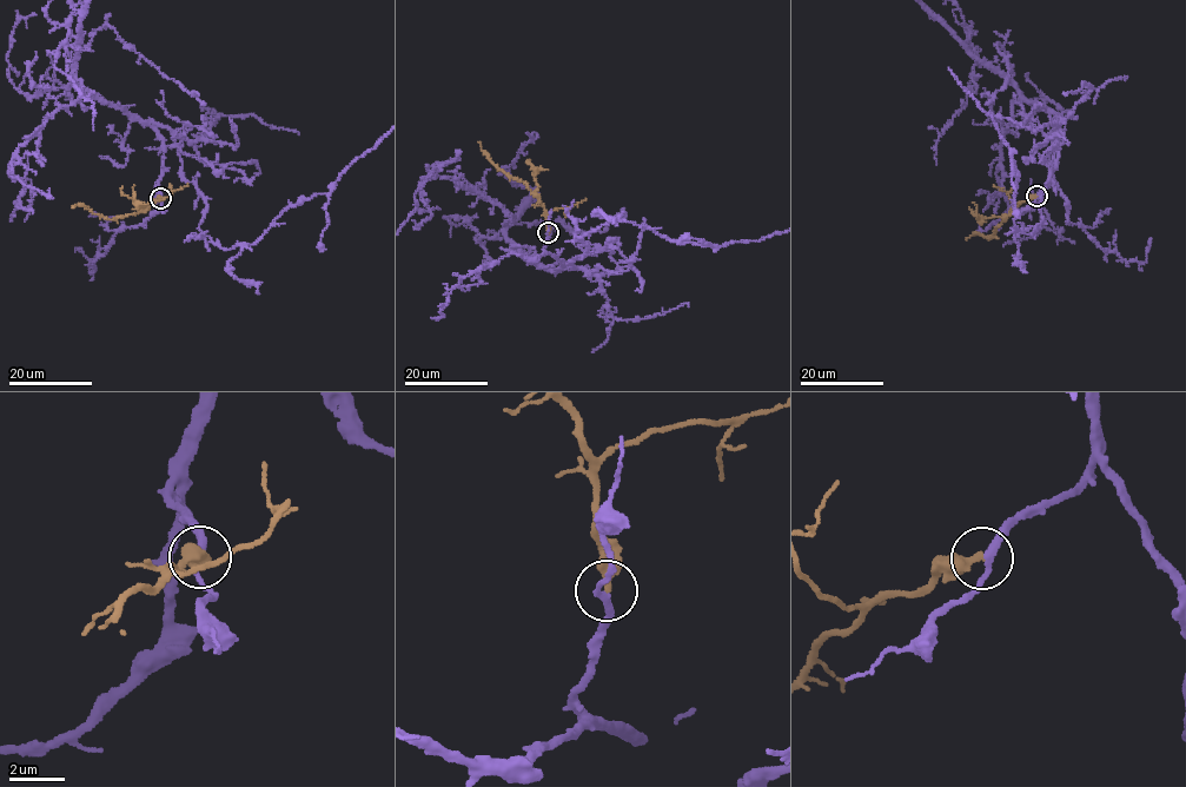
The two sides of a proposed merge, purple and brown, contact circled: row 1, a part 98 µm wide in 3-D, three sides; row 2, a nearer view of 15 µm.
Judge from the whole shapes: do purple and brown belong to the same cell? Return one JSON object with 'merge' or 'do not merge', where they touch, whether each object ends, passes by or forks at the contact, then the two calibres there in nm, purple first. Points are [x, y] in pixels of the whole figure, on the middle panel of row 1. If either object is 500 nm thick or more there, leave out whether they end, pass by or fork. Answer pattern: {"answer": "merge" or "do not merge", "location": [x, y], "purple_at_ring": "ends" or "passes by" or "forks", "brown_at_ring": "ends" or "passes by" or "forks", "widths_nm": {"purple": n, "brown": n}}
{"answer": "merge", "location": [548, 232], "purple_at_ring": "passes by", "brown_at_ring": "ends", "widths_nm": {"purple": 240, "brown": 380}}

